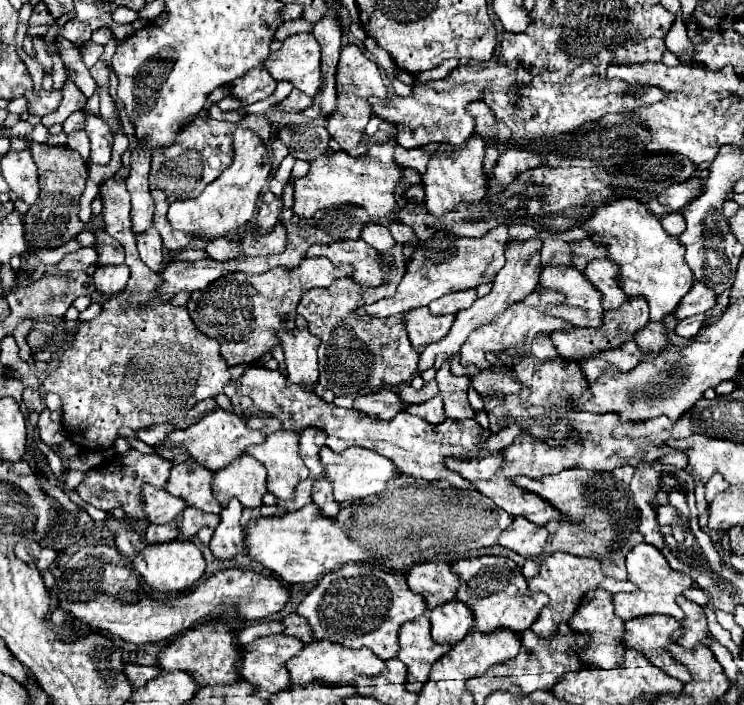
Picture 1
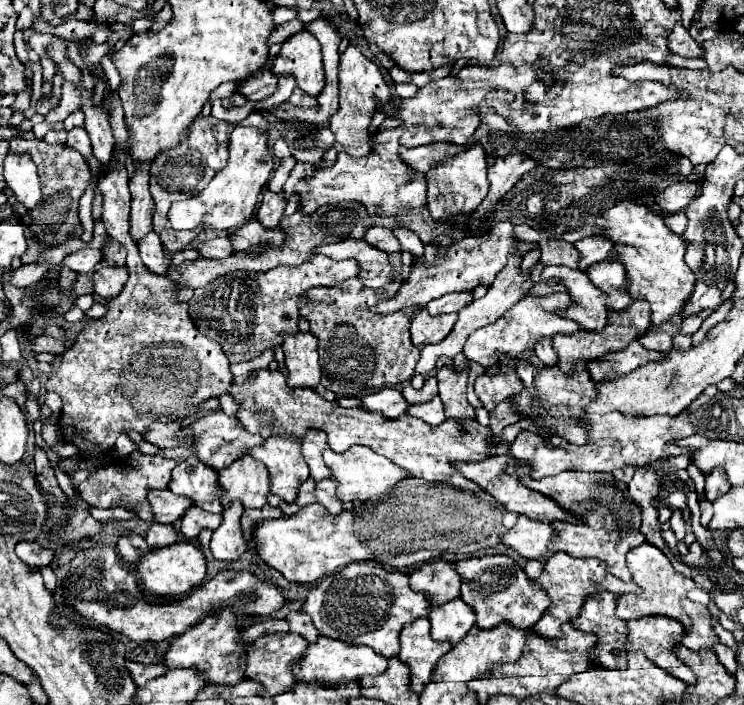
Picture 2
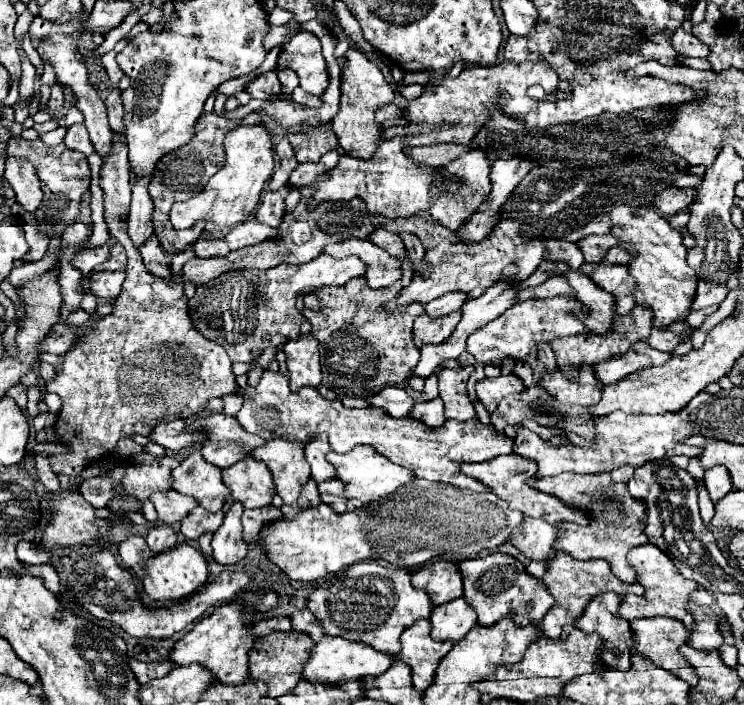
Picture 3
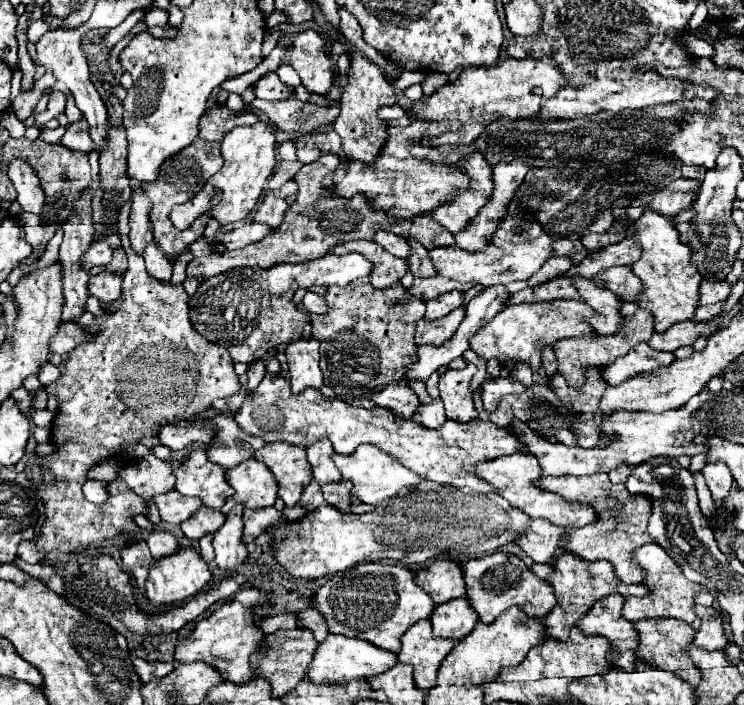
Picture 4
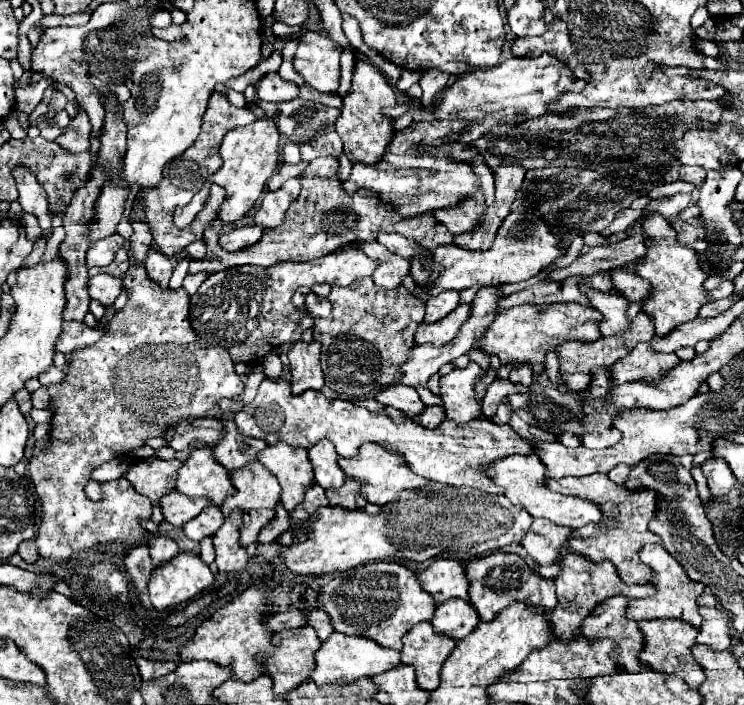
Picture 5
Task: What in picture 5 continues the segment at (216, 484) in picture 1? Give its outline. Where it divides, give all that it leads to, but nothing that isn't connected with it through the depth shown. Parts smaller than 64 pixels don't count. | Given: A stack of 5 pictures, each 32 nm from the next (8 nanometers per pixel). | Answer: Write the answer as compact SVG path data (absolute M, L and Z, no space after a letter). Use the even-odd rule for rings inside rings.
M252 462L246 468L230 472L230 476L238 492L234 496L228 496L228 500L224 500L224 506L220 506L224 516L230 516L236 506L242 506L246 510L248 508L276 510L280 502L280 484L260 462L256 464Z

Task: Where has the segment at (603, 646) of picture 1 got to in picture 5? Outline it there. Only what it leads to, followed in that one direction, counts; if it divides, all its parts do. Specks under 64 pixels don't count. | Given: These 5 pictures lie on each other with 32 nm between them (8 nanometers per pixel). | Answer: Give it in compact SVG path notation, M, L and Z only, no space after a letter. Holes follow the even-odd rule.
M612 596L612 600L602 602L596 610L582 622L582 636L588 640L610 638L616 642L618 650L612 658L620 662L626 672L640 672L640 652L644 650L644 636L636 622L626 618L628 598Z

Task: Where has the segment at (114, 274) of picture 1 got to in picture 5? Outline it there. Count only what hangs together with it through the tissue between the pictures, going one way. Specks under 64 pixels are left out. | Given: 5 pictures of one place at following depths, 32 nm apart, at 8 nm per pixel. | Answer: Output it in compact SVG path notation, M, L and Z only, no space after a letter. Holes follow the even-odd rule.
M98 274L88 280L88 294L92 300L98 300L104 308L110 308L122 290L122 280L108 274Z

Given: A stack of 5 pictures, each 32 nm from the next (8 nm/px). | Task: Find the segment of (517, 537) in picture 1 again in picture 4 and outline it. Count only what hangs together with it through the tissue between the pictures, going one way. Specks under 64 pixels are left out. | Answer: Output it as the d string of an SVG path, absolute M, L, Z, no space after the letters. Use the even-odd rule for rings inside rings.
M530 520L526 532L522 536L518 536L516 544L538 564L550 564L554 562L558 550L560 550L560 542L564 538L564 528L562 526L554 526L548 520Z

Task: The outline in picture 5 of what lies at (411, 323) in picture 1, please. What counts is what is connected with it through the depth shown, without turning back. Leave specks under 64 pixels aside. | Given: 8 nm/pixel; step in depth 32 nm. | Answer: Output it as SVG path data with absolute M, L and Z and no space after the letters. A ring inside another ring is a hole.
M468 304L456 306L444 320L438 320L434 324L420 324L416 330L416 344L432 344L436 348L448 344L454 340L456 332L460 332L460 326L468 320Z

